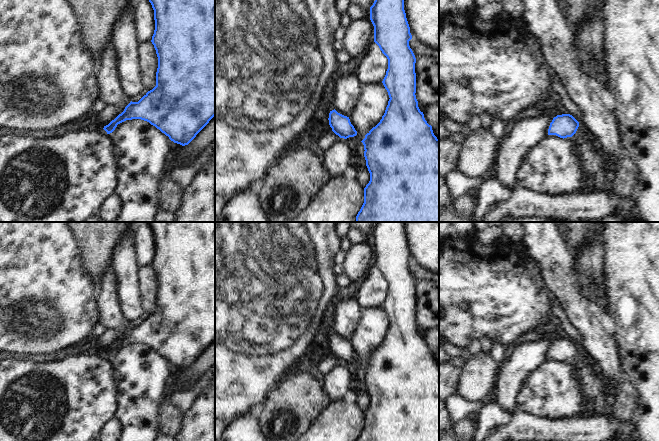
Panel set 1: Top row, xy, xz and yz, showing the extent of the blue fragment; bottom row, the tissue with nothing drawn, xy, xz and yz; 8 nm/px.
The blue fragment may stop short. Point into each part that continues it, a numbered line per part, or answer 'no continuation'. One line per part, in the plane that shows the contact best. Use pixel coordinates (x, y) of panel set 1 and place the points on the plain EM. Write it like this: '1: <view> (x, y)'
no continuation

